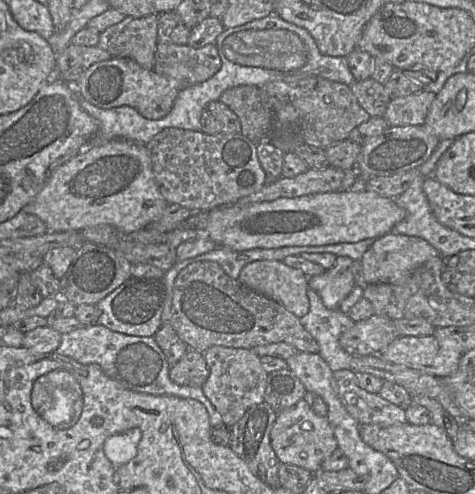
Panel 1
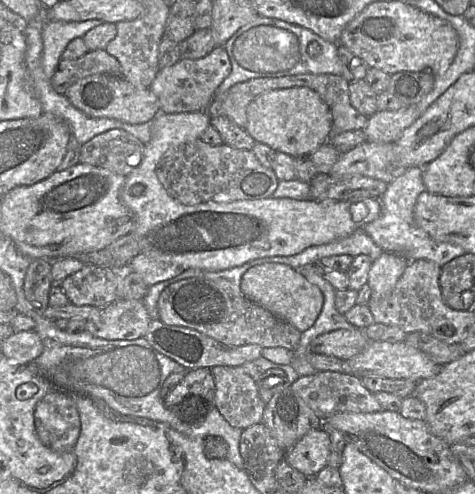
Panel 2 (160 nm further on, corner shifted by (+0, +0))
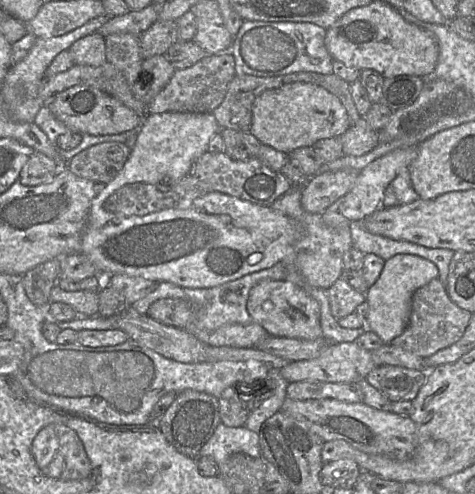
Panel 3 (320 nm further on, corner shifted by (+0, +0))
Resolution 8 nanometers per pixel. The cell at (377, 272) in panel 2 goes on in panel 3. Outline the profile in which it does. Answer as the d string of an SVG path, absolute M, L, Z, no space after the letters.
M398 254L385 260L377 281L365 293L368 303L366 329L377 334L384 344L390 344L402 334L409 323L414 292L432 279L438 278L438 275L436 265L419 256Z

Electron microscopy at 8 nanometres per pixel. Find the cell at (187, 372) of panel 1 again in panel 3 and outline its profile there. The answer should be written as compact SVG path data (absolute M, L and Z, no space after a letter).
M193 389L176 394L175 399L157 422L166 440L181 454L197 460L204 444L221 422L219 400L213 395Z

